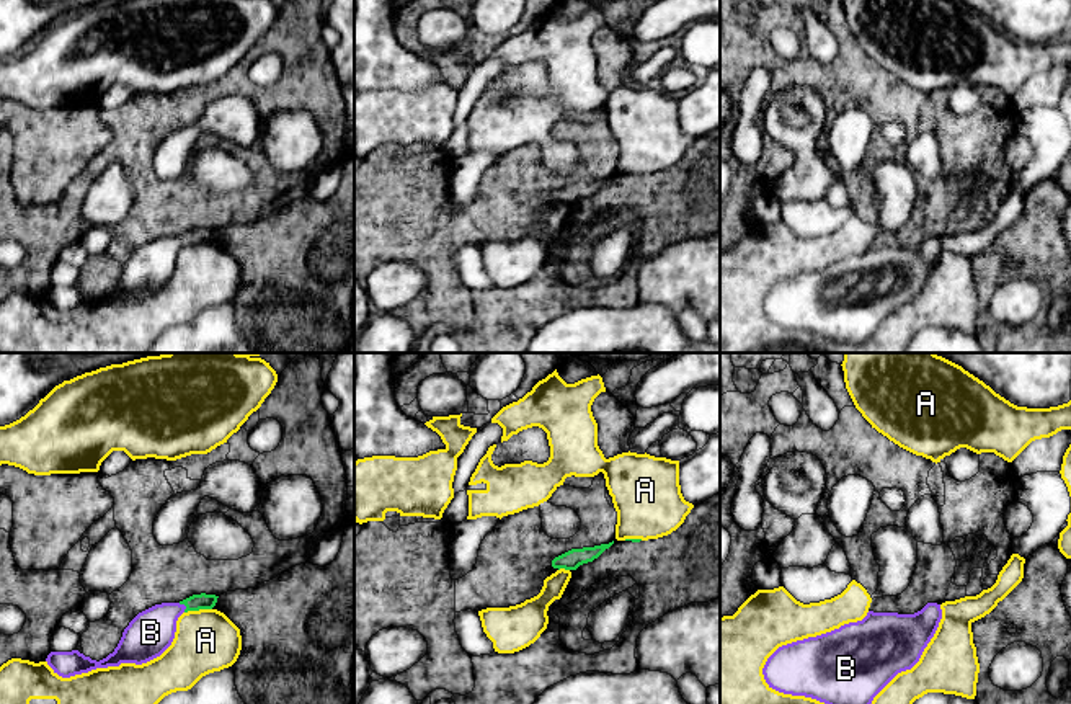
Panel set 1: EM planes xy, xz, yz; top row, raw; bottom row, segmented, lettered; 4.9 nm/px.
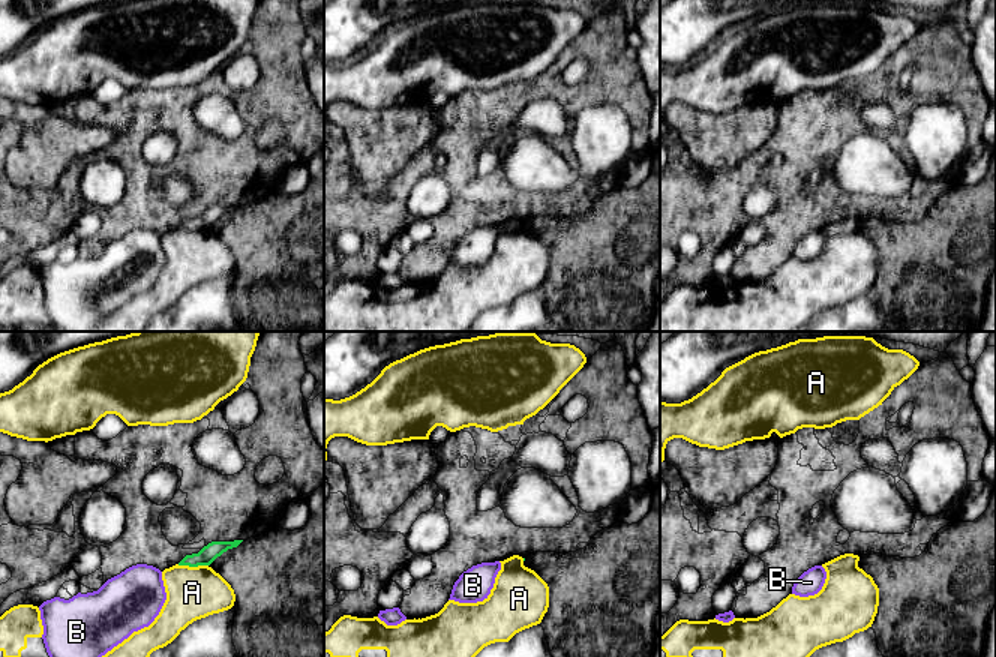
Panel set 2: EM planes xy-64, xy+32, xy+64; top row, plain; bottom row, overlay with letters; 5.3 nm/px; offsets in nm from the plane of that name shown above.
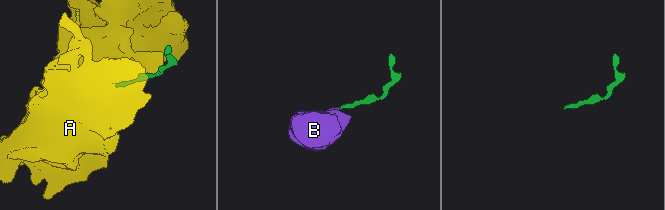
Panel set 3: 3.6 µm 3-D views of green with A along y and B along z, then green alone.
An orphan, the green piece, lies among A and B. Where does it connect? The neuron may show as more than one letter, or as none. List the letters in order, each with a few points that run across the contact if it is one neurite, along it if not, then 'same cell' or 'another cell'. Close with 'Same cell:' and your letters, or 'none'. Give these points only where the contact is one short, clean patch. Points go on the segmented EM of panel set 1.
A: another cell
B: xy (196, 601), (185, 605), (173, 610), (151, 632) | same cell
Same cell: B

